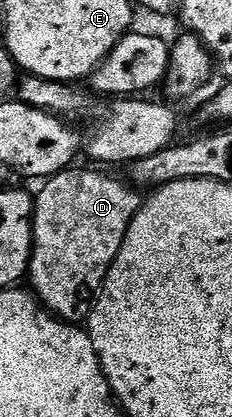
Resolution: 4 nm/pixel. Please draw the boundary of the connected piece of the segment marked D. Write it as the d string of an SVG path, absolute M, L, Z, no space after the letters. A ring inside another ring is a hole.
M71 166L49 177L34 196L34 249L30 255L29 287L47 312L67 322L86 322L102 290L102 283L126 237L132 218L142 208L143 197L129 183L121 184L102 172Z

